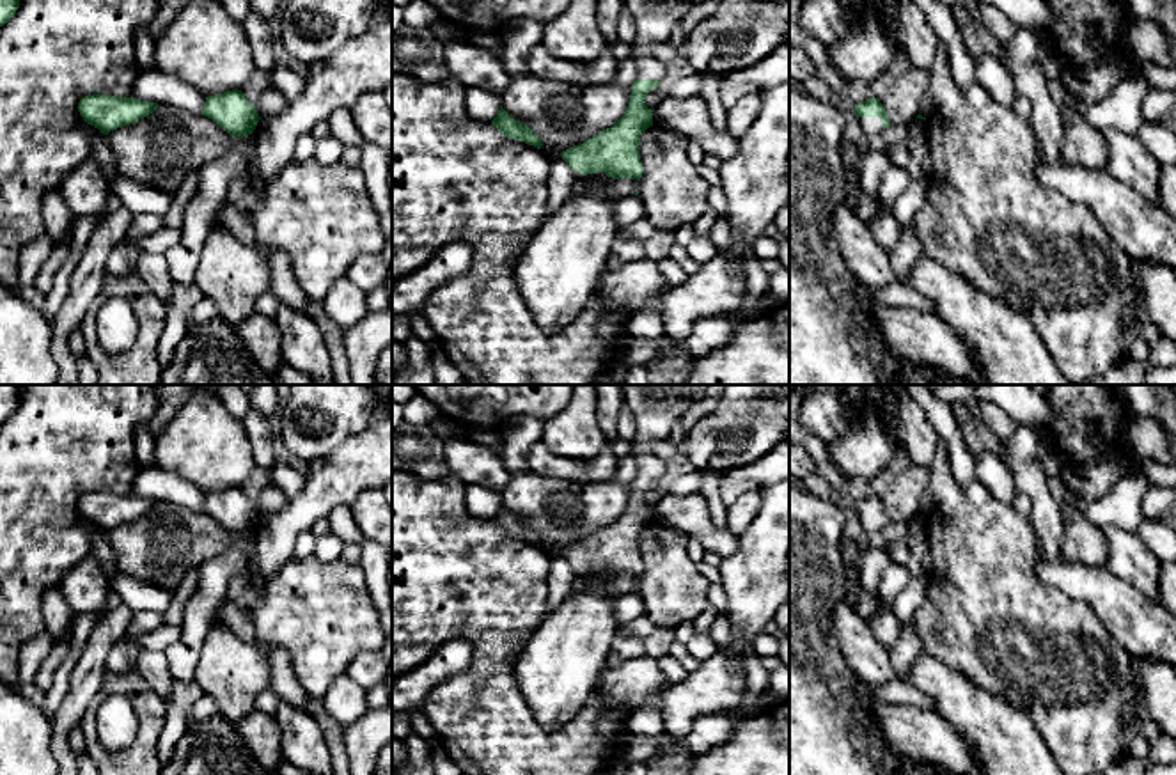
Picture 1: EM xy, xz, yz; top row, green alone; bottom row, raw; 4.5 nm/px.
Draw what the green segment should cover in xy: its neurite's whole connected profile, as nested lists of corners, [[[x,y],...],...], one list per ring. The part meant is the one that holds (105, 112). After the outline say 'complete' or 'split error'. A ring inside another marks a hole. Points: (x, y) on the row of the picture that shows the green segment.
[[[106,94],[85,96],[78,103],[78,112],[83,121],[98,128],[103,135],[108,135],[117,128],[135,124],[156,108],[158,103]]] | complete

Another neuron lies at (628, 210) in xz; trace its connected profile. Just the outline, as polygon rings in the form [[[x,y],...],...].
[[[640,195],[619,197],[614,207],[619,227],[626,227],[644,216],[644,202]]]

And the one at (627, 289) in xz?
[[[649,259],[631,261],[619,270],[607,270],[600,293],[607,300],[608,309],[598,325],[598,339],[607,342],[624,333],[630,317],[665,286],[658,262]]]

